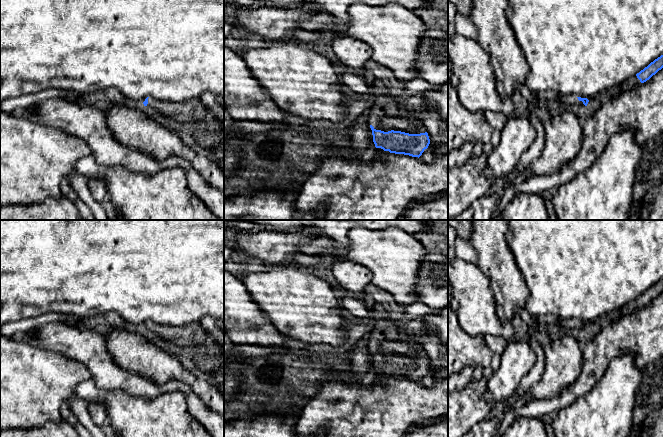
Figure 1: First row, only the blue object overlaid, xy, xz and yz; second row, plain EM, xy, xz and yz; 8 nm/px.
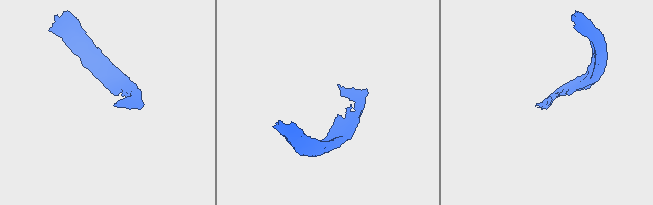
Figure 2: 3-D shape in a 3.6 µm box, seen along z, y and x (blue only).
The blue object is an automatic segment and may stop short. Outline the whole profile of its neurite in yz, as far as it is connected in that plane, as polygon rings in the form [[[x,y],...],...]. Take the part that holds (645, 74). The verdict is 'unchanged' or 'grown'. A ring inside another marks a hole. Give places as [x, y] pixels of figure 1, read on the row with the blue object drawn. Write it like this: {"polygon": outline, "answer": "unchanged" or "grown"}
{"polygon": [[[661,55],[653,62],[651,62],[647,67],[645,67],[643,70],[637,73],[636,76],[641,83],[644,83],[662,68],[663,68],[663,55]]], "answer": "unchanged"}

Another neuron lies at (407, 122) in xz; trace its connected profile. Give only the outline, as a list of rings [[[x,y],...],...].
[[[401,108],[400,116],[383,118],[379,123],[379,127],[384,130],[394,130],[409,134],[416,134],[415,128],[419,124],[422,123],[418,113]]]

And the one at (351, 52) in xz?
[[[342,37],[334,39],[332,49],[340,64],[353,69],[362,69],[371,60],[371,47],[358,39]]]

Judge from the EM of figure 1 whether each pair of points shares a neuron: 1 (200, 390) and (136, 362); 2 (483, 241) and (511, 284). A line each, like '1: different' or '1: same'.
1: same
2: same

